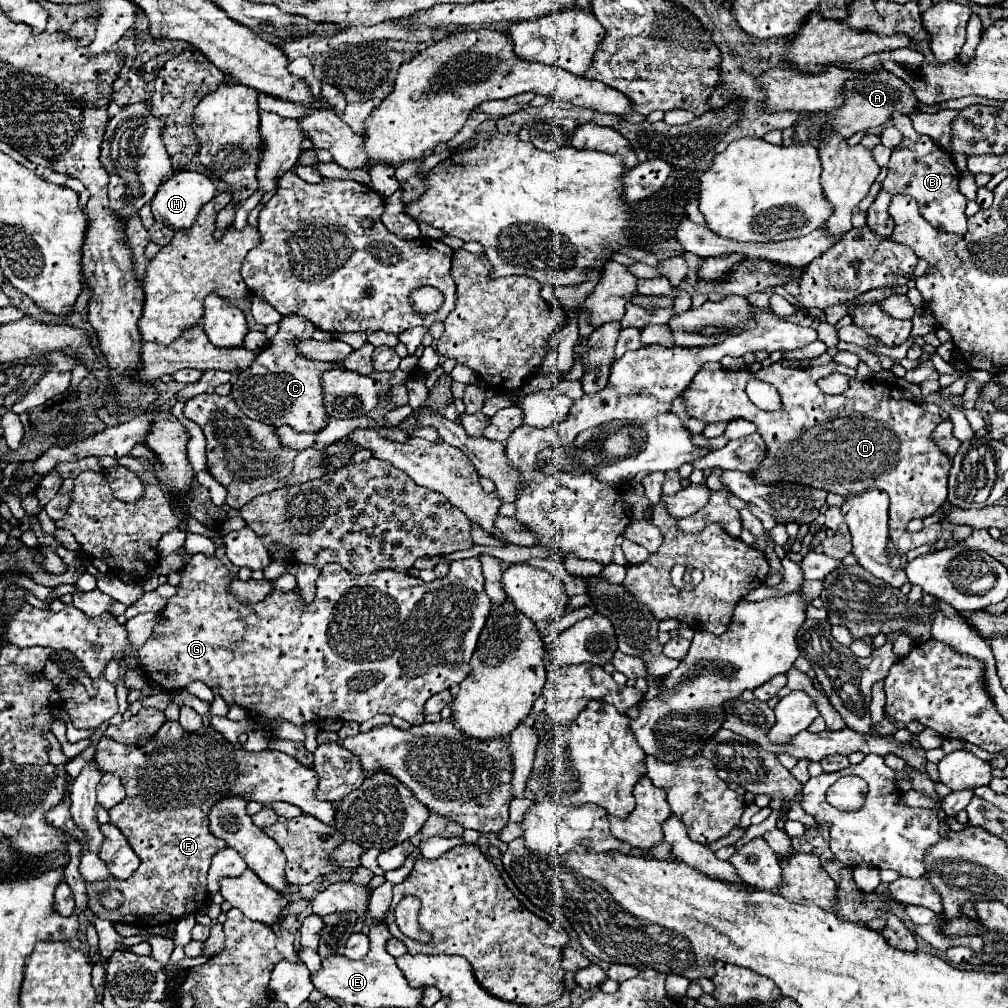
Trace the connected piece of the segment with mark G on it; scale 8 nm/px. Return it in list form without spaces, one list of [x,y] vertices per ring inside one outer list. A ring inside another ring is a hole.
[[[201,553],[193,555],[189,559],[189,563],[185,565],[185,569],[181,571],[179,593],[169,599],[169,603],[165,607],[165,613],[159,615],[151,637],[145,641],[145,645],[141,649],[131,649],[129,637],[127,637],[127,629],[123,625],[119,625],[113,615],[105,613],[101,617],[87,617],[79,609],[75,609],[73,605],[67,605],[63,611],[53,613],[53,611],[37,609],[33,605],[25,603],[13,615],[13,619],[7,621],[7,633],[5,635],[7,635],[9,643],[13,643],[17,647],[39,645],[39,647],[49,647],[49,649],[69,649],[83,663],[83,667],[85,667],[85,671],[87,671],[87,675],[91,679],[103,677],[105,667],[109,665],[109,661],[117,661],[119,665],[125,665],[129,671],[131,669],[139,669],[139,671],[143,669],[143,673],[165,691],[171,691],[171,689],[173,691],[181,691],[193,681],[203,681],[209,689],[217,687],[219,695],[225,699],[225,703],[229,707],[231,705],[239,705],[239,707],[247,709],[251,717],[261,715],[261,717],[271,719],[271,721],[289,721],[293,725],[305,725],[305,723],[317,723],[317,721],[323,721],[323,719],[341,719],[341,721],[363,723],[363,721],[371,719],[377,713],[387,713],[387,715],[397,715],[397,717],[405,719],[411,725],[421,725],[425,721],[425,713],[423,713],[425,701],[431,695],[435,695],[435,693],[439,693],[443,689],[451,689],[453,685],[459,685],[471,673],[469,659],[471,659],[471,655],[475,651],[479,633],[481,633],[481,629],[485,625],[485,619],[489,615],[489,609],[491,609],[491,601],[489,601],[487,593],[483,593],[483,573],[481,573],[481,561],[477,557],[465,559],[465,561],[453,561],[449,573],[443,579],[435,579],[429,584],[420,578],[411,576],[409,573],[397,573],[397,571],[377,571],[377,573],[371,573],[371,575],[353,575],[353,573],[347,573],[341,565],[331,563],[331,565],[325,565],[325,569],[321,571],[321,579],[317,581],[315,599],[309,605],[305,605],[301,601],[301,597],[297,595],[297,589],[293,589],[293,591],[273,591],[263,601],[249,605],[249,603],[239,601],[233,593],[229,593],[229,583],[231,581],[233,581],[231,571],[217,557],[205,557]]]

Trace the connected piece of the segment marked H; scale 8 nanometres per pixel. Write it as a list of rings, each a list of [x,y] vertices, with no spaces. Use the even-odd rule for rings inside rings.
[[[177,171],[171,179],[167,179],[165,183],[159,185],[159,191],[155,193],[153,203],[151,203],[153,217],[157,221],[163,221],[165,225],[169,225],[175,231],[189,229],[193,225],[193,221],[197,219],[197,211],[215,197],[215,191],[217,189],[207,175],[197,173],[197,171]]]

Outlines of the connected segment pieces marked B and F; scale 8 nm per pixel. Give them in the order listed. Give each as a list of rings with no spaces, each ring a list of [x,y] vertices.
[[[893,113],[889,123],[903,133],[903,143],[897,149],[893,149],[893,153],[891,153],[889,173],[883,181],[883,187],[881,187],[877,199],[873,201],[873,205],[867,209],[867,227],[873,229],[873,233],[877,233],[881,237],[891,237],[895,223],[889,217],[887,207],[889,207],[889,201],[893,195],[905,193],[905,195],[911,195],[917,199],[921,217],[931,227],[945,231],[945,233],[965,235],[965,231],[967,231],[967,217],[965,217],[967,199],[959,193],[959,171],[957,171],[955,163],[951,161],[951,157],[931,137],[919,135],[913,129],[909,117],[905,117],[901,113]]]
[[[167,721],[159,733],[141,747],[101,737],[95,763],[101,771],[119,775],[127,789],[127,801],[109,809],[109,823],[117,825],[141,859],[139,869],[123,881],[121,891],[125,903],[119,909],[107,911],[99,903],[89,903],[89,909],[107,921],[153,927],[173,923],[187,911],[199,913],[207,907],[207,869],[213,853],[227,847],[225,841],[209,833],[207,813],[213,803],[223,797],[241,795],[265,805],[285,801],[327,825],[335,821],[337,813],[335,803],[315,797],[317,775],[297,759],[279,751],[237,751],[215,729],[187,733],[177,721]]]

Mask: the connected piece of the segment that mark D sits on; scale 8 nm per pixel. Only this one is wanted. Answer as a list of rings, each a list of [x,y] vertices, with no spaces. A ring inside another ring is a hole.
[[[771,363],[769,367],[761,367],[759,371],[749,369],[717,369],[707,371],[701,369],[697,377],[689,383],[689,389],[681,393],[685,403],[685,413],[693,419],[705,423],[733,421],[733,419],[749,419],[757,425],[759,435],[767,445],[765,461],[761,461],[761,469],[757,473],[749,473],[757,483],[801,483],[815,489],[823,489],[827,493],[839,493],[843,497],[853,497],[853,493],[865,493],[865,489],[881,489],[889,495],[889,527],[905,529],[911,519],[925,519],[933,515],[947,501],[947,473],[951,469],[951,459],[943,453],[935,441],[933,431],[941,423],[941,417],[935,413],[927,413],[921,405],[911,403],[903,397],[903,391],[893,383],[879,383],[875,379],[859,381],[855,377],[855,369],[845,365],[829,363],[821,367],[783,367],[781,363]],[[831,373],[843,373],[849,377],[849,389],[839,395],[821,393],[817,381]],[[749,379],[761,379],[771,383],[781,395],[779,411],[763,411],[755,407],[747,393],[745,385]]]

